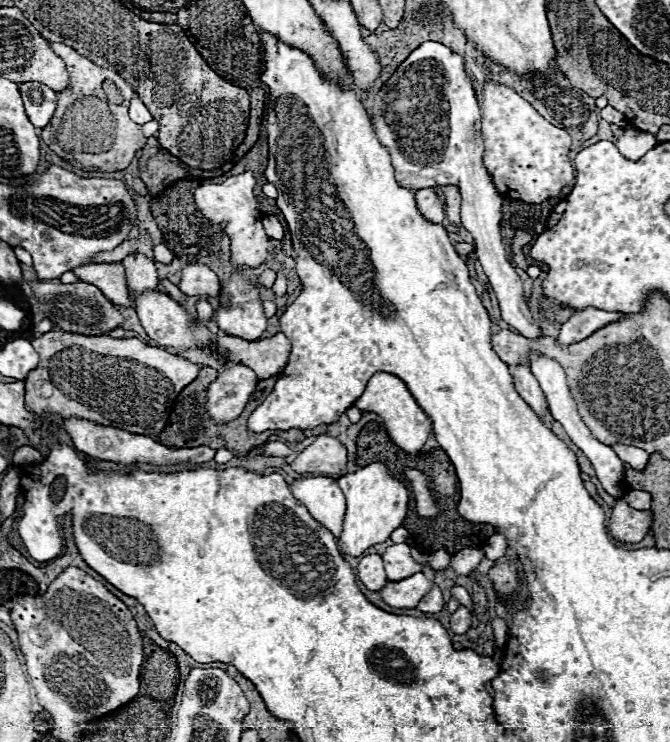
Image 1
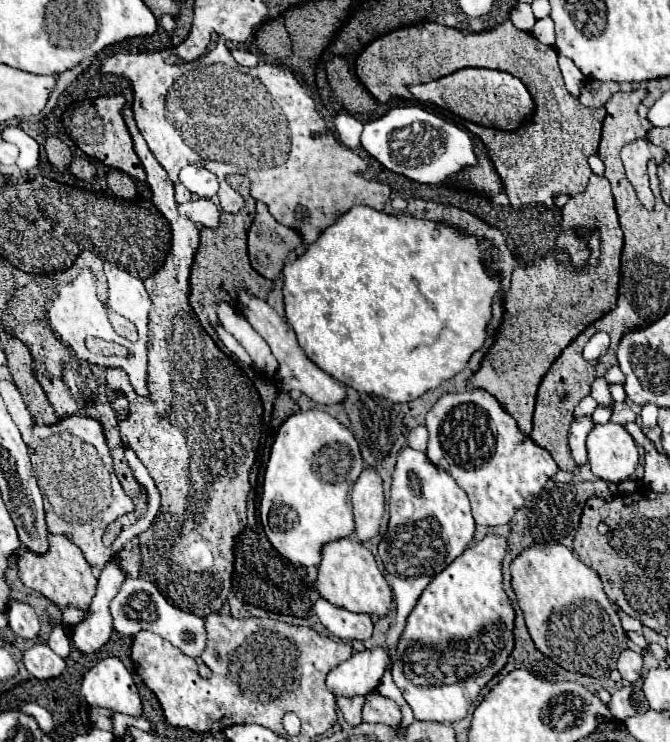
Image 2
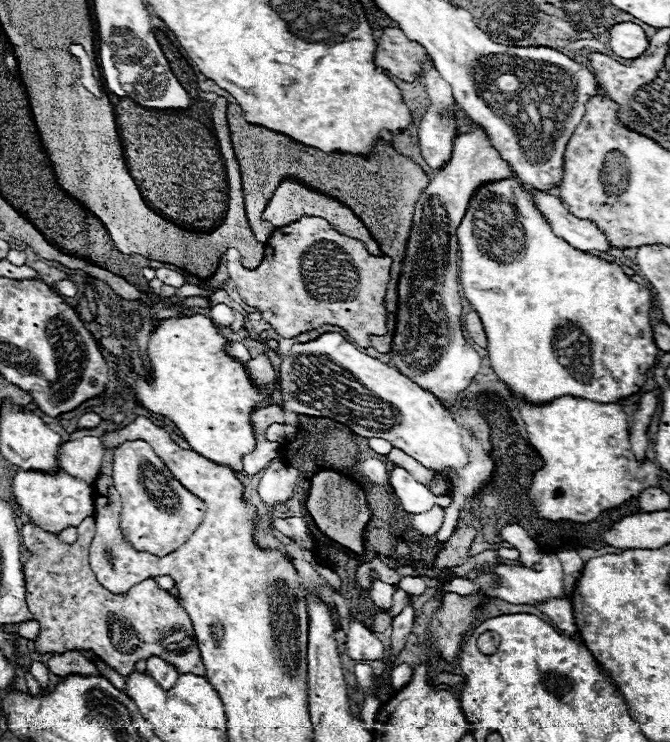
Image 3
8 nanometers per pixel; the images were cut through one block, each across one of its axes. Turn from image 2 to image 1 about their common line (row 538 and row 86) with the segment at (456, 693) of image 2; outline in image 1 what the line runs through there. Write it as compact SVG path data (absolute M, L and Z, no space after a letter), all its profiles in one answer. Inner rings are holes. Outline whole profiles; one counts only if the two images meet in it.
M492 80L484 82L482 98L478 102L482 108L482 162L498 192L528 204L542 204L550 198L566 198L562 188L574 184L574 170L568 158L572 144L570 134L552 126L532 108L532 104L504 84Z

